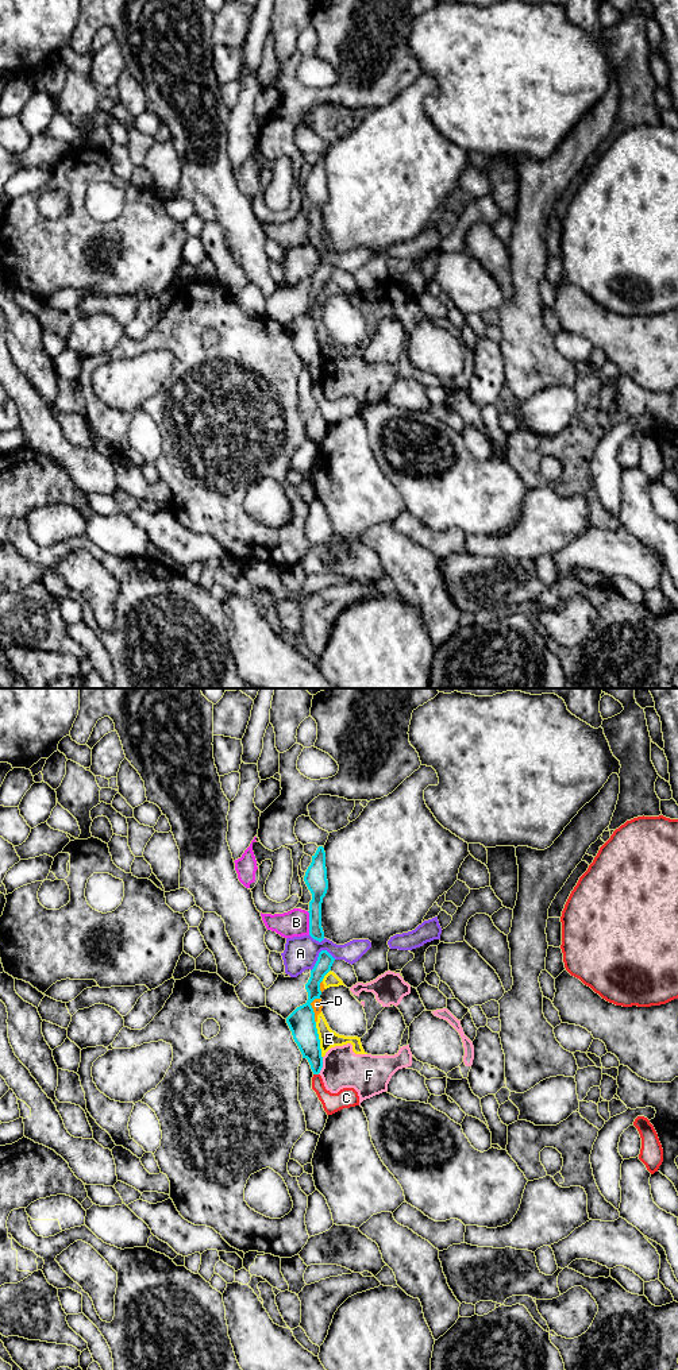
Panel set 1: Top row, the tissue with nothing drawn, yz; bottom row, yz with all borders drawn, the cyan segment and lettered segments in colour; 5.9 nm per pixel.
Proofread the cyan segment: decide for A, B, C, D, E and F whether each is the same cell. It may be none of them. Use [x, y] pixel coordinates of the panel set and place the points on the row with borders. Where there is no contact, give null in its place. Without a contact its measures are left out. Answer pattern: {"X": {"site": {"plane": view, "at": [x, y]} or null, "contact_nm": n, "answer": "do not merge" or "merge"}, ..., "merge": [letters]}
{"A": {"site": {"plane": "yz", "at": [319, 954]}, "contact_nm": 170, "answer": "do not merge"}, "B": {"site": {"plane": "yz", "at": [309, 923]}, "contact_nm": 140, "answer": "do not merge"}, "C": {"site": {"plane": "yz", "at": [316, 1073]}, "contact_nm": 30, "answer": "do not merge"}, "D": {"site": {"plane": "yz", "at": [312, 1008]}, "contact_nm": 150, "answer": "do not merge"}, "E": {"site": {"plane": "yz", "at": [319, 1039]}, "contact_nm": 220, "answer": "do not merge"}, "F": {"site": {"plane": "yz", "at": [322, 1065]}, "contact_nm": 110, "answer": "do not merge"}, "merge": []}

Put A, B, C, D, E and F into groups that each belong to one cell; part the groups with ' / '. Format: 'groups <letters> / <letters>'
groups A / B / C / D E F

